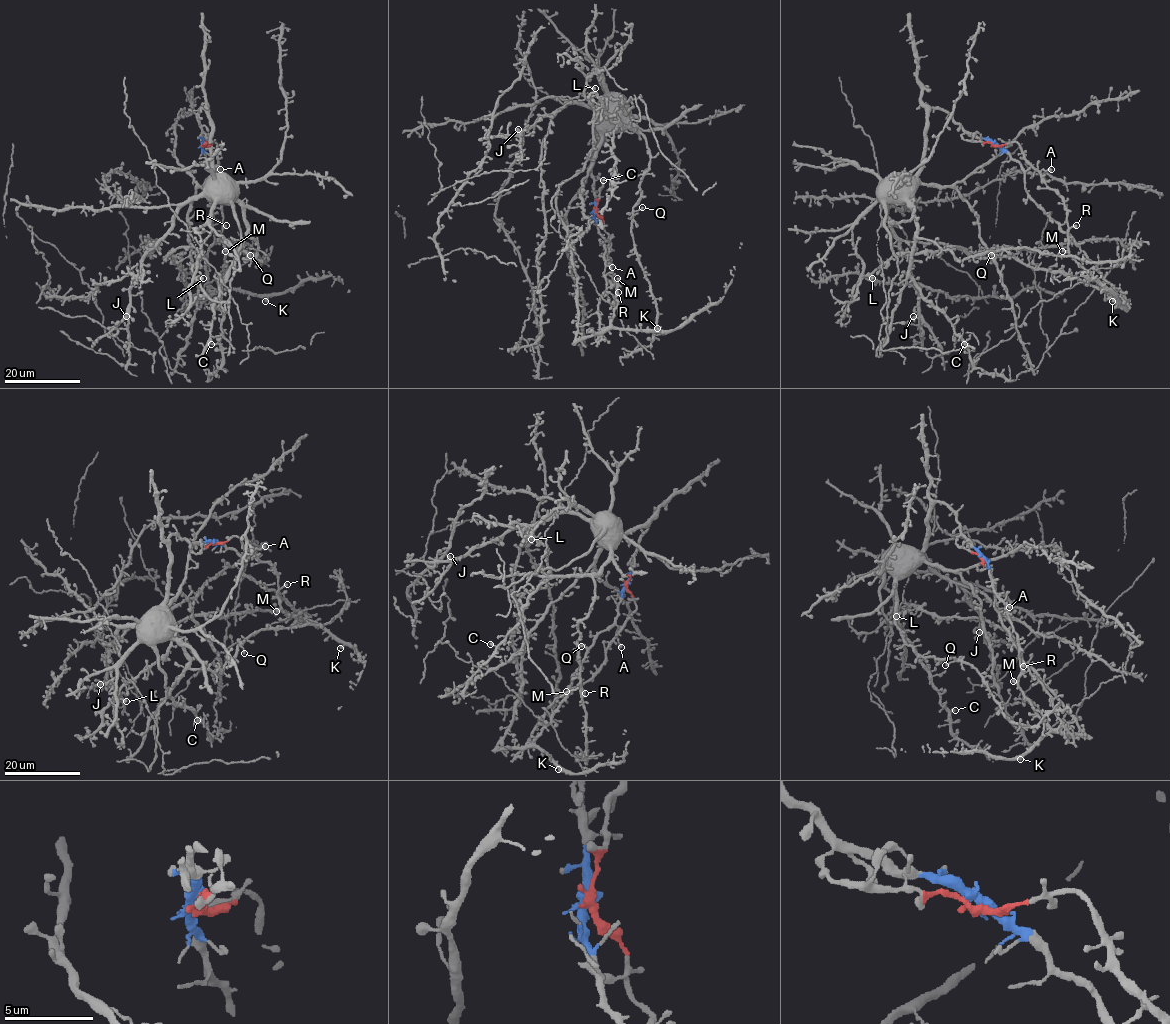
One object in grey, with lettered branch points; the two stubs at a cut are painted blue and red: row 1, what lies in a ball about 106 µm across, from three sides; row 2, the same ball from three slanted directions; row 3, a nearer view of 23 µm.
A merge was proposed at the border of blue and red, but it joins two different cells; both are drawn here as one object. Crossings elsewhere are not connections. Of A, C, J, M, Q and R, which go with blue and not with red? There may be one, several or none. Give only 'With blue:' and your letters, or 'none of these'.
With blue: C, J, Q

